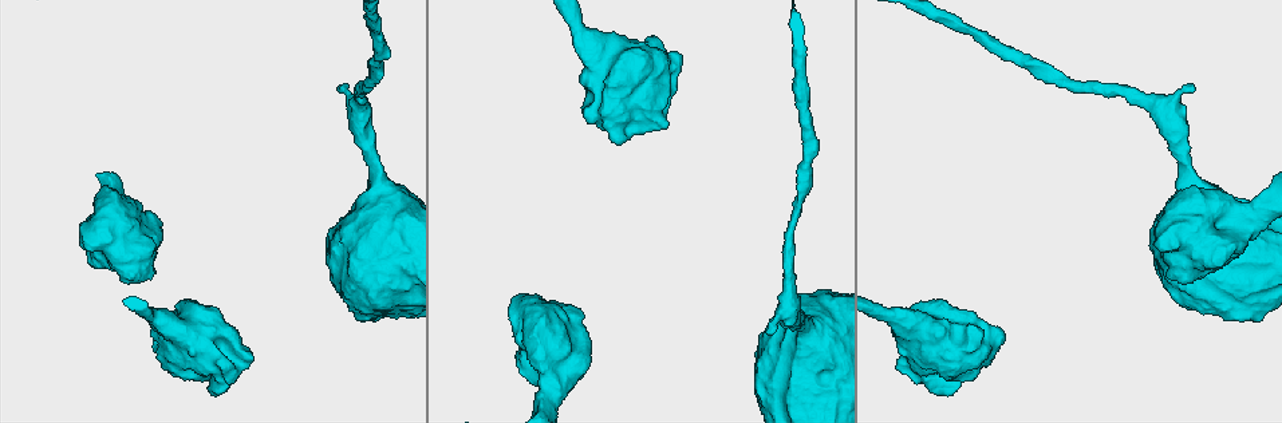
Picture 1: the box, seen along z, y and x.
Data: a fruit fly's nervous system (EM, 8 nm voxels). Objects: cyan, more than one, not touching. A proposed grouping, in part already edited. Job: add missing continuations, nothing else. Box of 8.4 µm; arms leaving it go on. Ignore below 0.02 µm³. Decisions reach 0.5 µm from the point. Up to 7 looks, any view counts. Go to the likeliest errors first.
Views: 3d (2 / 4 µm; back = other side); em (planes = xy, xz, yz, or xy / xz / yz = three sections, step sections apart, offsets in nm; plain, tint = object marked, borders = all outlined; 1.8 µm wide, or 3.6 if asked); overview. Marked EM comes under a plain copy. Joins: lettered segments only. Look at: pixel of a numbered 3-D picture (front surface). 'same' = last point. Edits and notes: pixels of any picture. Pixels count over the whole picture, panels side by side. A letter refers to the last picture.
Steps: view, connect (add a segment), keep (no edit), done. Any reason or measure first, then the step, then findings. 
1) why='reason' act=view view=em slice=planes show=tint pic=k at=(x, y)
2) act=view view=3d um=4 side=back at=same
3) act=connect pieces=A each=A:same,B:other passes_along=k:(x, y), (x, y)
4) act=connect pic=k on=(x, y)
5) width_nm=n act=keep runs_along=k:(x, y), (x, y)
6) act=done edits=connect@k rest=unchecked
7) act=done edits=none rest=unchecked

act=view view=3d um=4 pic=1 at=(561, 363)

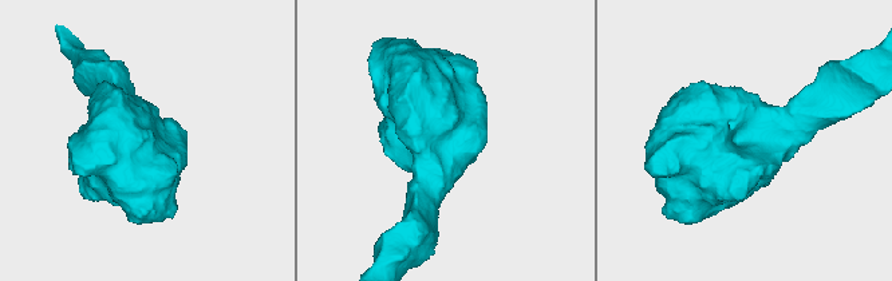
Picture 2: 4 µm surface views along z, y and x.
act=view view=em slice=planes show=tint at=same

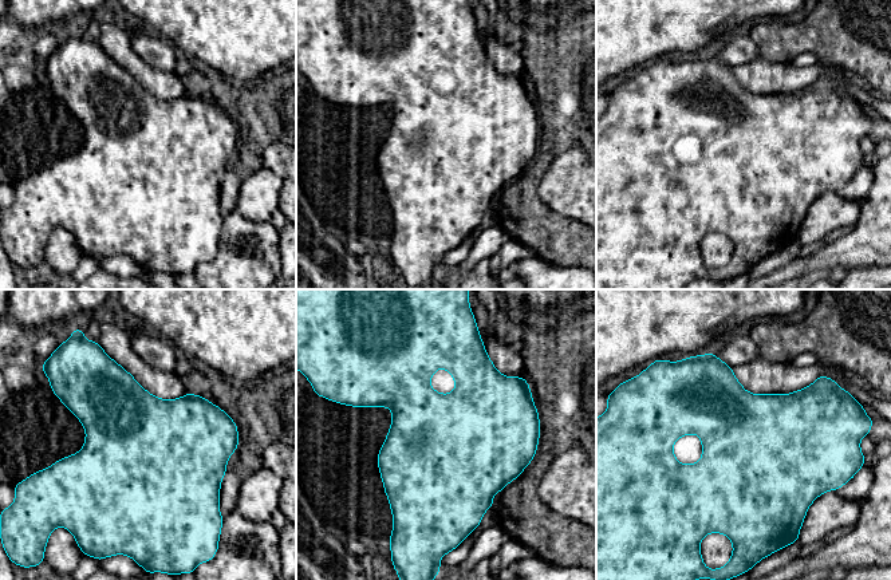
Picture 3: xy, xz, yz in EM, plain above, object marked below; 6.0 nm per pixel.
why='see the neighbours' act=view view=em slice=planes show=borders at=same

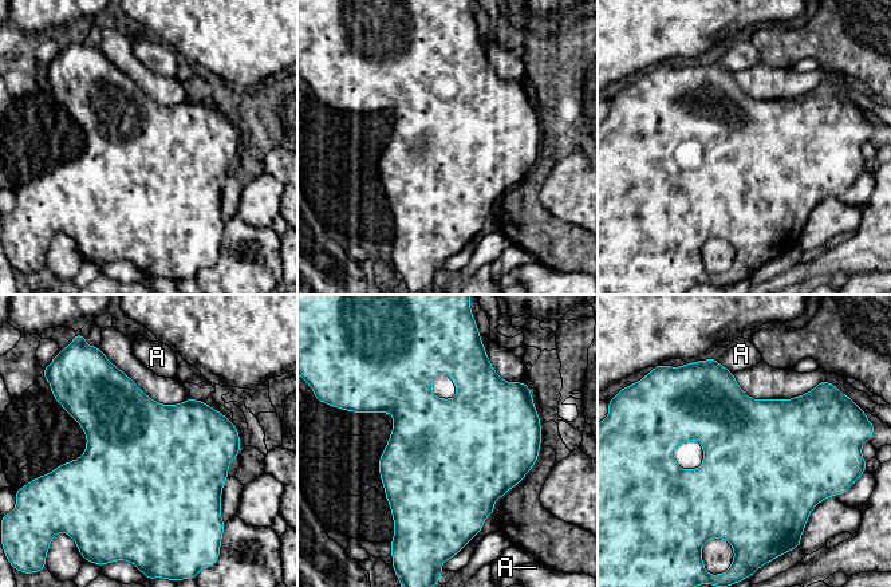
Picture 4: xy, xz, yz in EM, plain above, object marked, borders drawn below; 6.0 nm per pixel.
act=keep each=A:other border=4:(714, 358), (733, 374) found='none of them fits'

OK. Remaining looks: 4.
why='thick end' act=view view=em um=3.6 slice=planes show=tint pic=1 at=(666, 126)

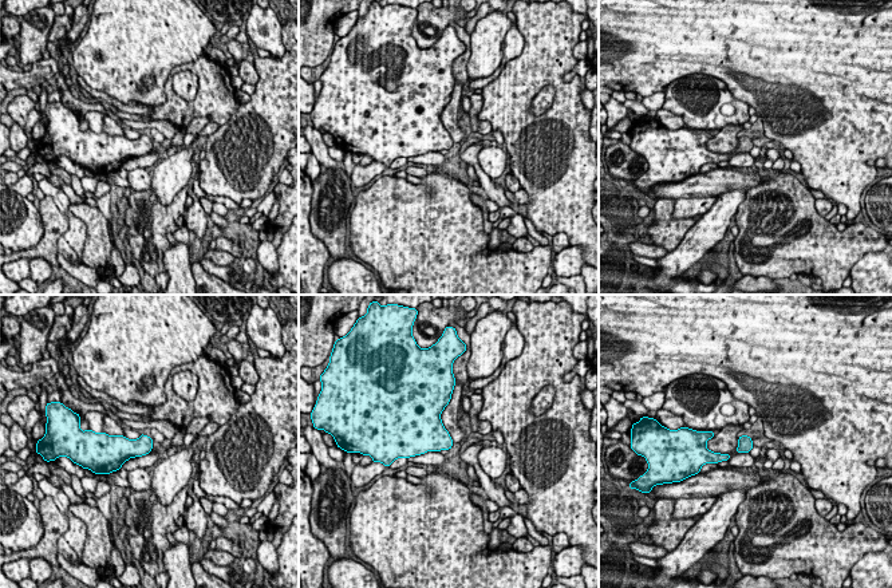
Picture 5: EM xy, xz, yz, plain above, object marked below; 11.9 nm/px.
act=view view=em um=3.6 slice=planes show=borders at=same

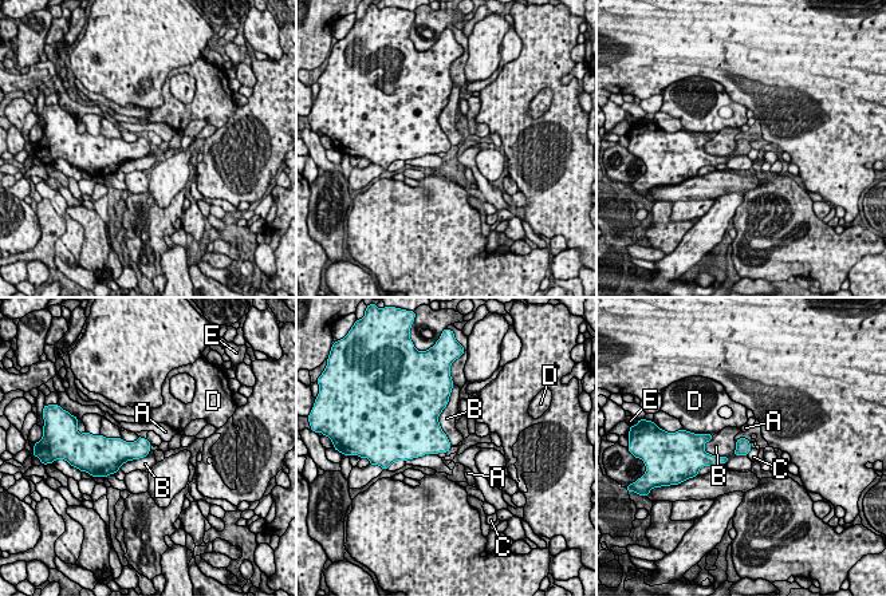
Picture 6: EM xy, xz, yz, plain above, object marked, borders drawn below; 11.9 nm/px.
act=keep each=A:other,B:other,C:other,D:other,E:other border=6:(138, 437), (134, 441), (122, 438) found='no lettered segment goes on from it'

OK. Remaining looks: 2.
why='branch stops here' act=view view=em slice=planes show=borders pic=1 at=(341, 92)

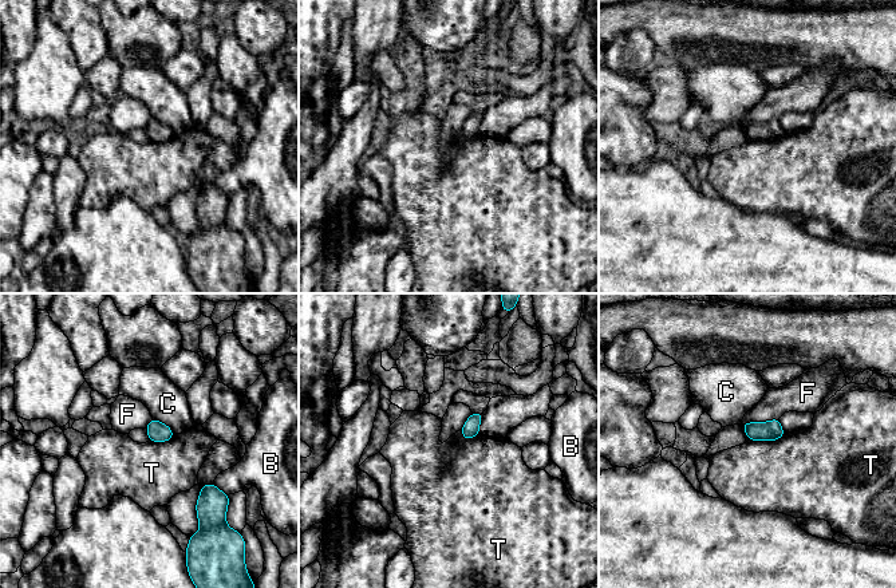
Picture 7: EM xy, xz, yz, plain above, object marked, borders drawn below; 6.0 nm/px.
act=keep each=B:other,C:other,F:other,T:other border=7:(785, 433), (776, 439), (749, 441) found='no lettered segment goes on from it'

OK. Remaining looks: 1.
act=done edits=none rest=unchecked

